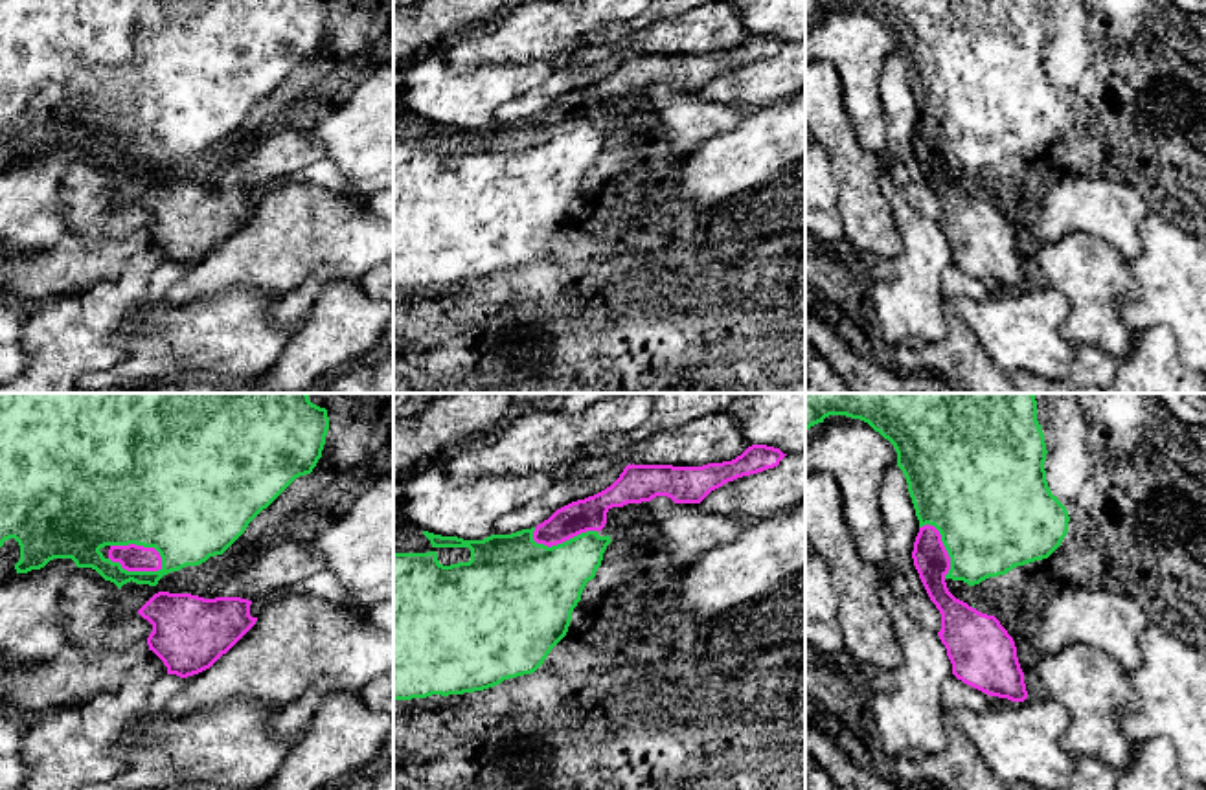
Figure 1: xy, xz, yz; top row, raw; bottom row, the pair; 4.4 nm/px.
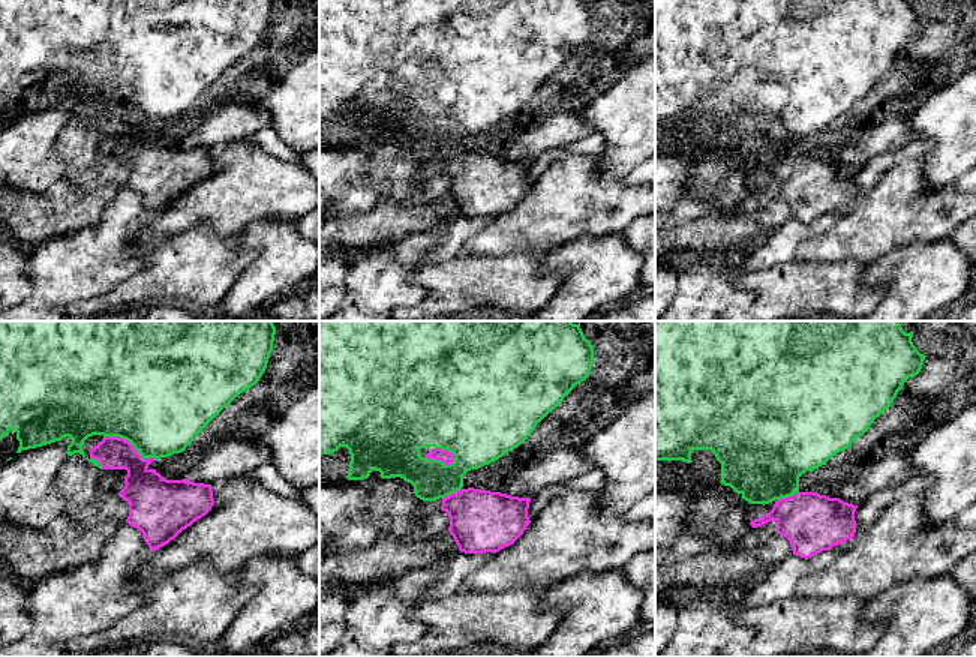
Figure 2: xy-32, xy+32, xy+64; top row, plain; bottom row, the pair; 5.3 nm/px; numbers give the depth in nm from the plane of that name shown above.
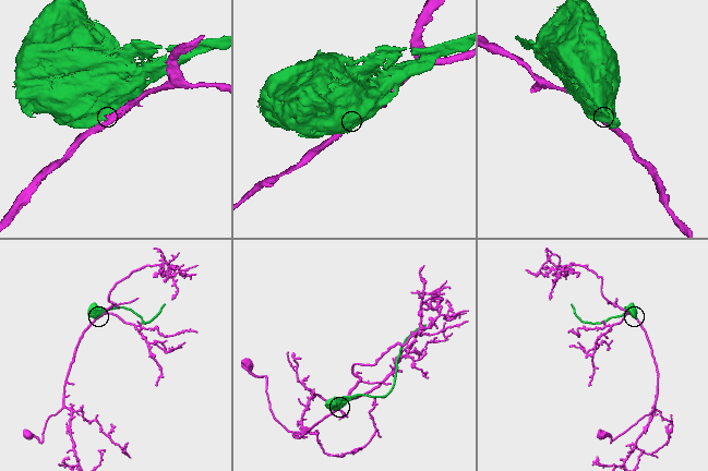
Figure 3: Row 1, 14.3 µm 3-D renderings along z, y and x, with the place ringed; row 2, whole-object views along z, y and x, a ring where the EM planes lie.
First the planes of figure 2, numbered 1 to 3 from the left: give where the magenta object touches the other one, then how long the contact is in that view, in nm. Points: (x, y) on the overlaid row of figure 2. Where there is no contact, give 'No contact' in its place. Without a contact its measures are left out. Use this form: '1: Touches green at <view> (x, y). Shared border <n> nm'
1: Touches green at xy-32 (131, 443). Shared border 300 nm
2: Touches green at xy+32 (441, 461). Shared border 160 nm
3: Touches green at xy+64 (787, 495). Shared border 130 nm

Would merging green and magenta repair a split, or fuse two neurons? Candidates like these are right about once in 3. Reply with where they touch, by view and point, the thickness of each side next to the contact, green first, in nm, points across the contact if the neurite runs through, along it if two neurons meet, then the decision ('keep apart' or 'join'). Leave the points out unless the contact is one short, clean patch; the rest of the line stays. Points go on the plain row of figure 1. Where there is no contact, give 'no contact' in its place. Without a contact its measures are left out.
meets green in xy at (142, 133); 500 nm thick on the green side, 120 nm on the other; keep apart

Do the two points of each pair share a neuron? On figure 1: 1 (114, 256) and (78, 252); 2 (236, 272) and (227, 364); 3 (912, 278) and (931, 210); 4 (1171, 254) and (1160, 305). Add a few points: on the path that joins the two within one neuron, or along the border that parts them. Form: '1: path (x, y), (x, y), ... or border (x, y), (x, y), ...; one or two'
1: path (105, 256), (87, 256); one
2: border (276, 294), (228, 289), (193, 304); two
3: border (898, 188), (920, 214), (936, 223); two
4: path (1171, 267), (1171, 293); one

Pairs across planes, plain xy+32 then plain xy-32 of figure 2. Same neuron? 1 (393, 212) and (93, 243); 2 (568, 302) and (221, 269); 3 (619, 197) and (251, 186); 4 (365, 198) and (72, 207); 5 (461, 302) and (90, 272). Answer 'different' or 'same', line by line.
1: different
2: different
3: same
4: different
5: different

